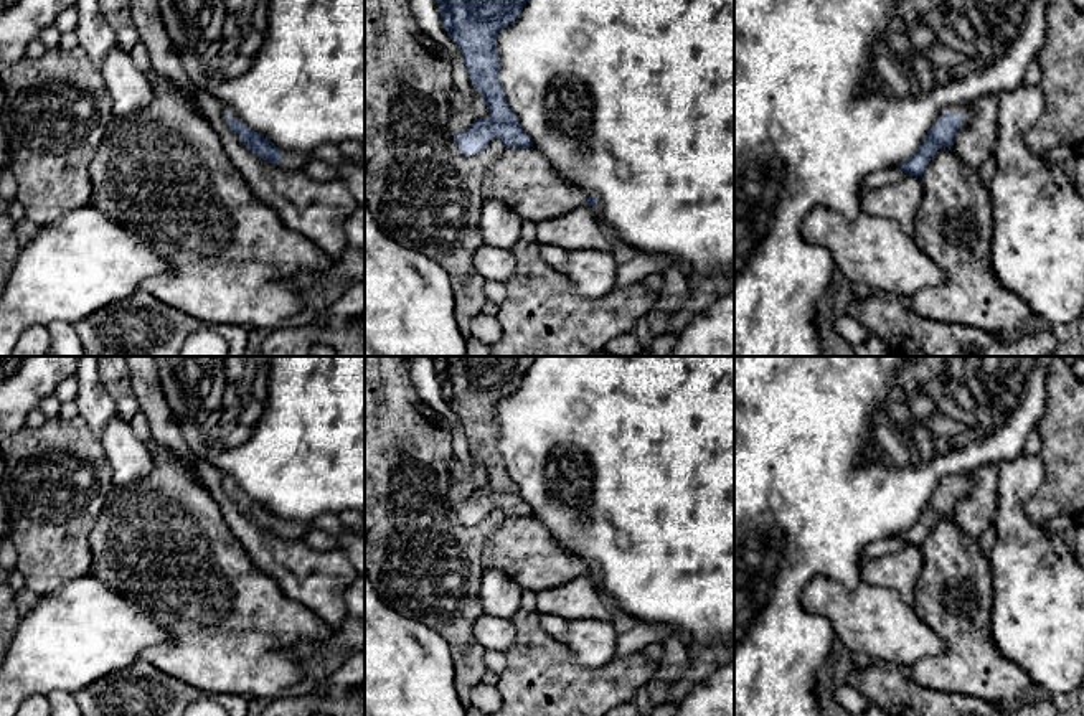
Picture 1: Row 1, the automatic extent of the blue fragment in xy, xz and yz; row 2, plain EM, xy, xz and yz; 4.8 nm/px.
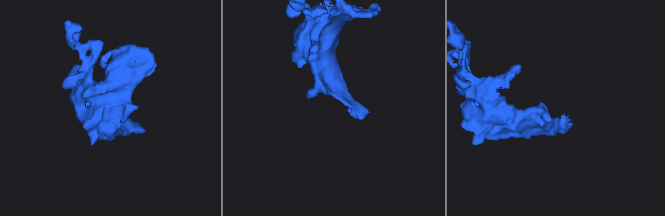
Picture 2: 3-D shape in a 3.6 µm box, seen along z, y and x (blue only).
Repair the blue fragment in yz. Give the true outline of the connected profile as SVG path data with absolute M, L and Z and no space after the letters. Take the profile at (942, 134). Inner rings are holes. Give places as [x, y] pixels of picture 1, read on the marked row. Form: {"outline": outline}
{"outline": "M950 106L939 112L919 148L898 167L909 177L921 177L939 148L954 145L960 127L973 119L970 106Z"}

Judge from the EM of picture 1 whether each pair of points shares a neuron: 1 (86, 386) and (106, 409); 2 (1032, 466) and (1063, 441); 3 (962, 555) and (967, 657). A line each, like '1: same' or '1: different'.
1: same
2: different
3: same

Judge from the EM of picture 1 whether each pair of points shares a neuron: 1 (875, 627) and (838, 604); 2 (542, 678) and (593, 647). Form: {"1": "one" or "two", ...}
{"1": "one", "2": "two"}

